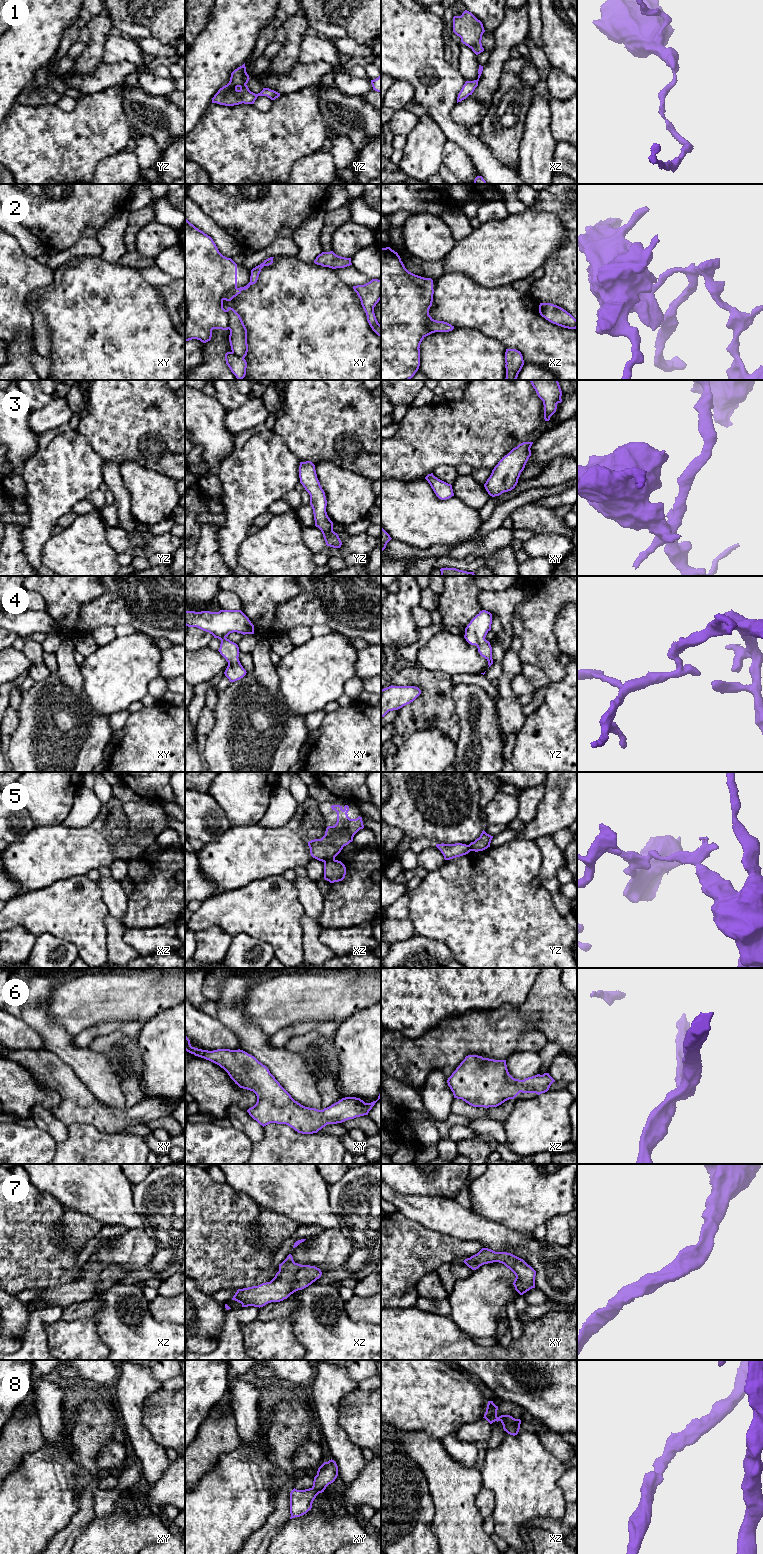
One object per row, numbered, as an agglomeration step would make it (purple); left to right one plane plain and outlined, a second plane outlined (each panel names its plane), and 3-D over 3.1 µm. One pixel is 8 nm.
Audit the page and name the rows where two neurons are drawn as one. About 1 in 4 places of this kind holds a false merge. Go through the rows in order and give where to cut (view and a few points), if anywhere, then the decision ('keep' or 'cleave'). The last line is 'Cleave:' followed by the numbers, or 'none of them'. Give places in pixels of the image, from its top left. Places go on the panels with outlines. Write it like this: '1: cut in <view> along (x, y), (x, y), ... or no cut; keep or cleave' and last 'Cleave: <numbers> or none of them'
1: no cut; keep
2: cut in xy along (225, 310), (228, 316), (229, 328); cleave
3: no cut; keep
4: no cut; keep
5: cut in xz along (334, 858), (329, 858), (324, 862); cleave
6: no cut; keep
7: no cut; keep
8: no cut; keep
Cleave: 2, 5

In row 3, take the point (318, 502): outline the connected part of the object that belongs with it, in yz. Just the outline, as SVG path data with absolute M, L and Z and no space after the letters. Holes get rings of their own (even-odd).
M311 461L300 462L300 483L310 495L310 505L313 509L315 526L318 527L324 537L327 546L340 548L342 542L337 533L333 531L333 522L327 515L327 500L317 478L315 465Z

